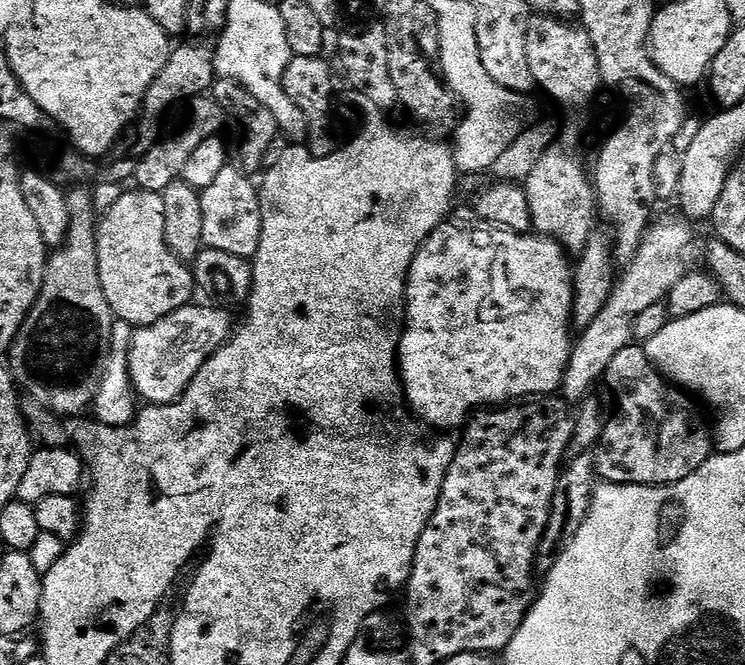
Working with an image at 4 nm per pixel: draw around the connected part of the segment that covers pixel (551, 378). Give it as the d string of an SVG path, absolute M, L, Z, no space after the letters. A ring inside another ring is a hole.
M445 222L440 224L437 228L428 235L428 240L418 250L418 254L414 258L414 262L410 266L408 271L408 287L406 289L406 323L404 326L404 335L400 337L400 351L398 353L398 367L400 370L400 379L404 385L404 395L407 403L410 405L413 413L425 425L431 426L436 430L452 430L455 424L463 425L466 417L473 410L484 410L489 406L508 406L513 402L524 402L529 398L543 398L551 396L560 392L560 383L564 380L564 371L568 365L568 359L572 353L572 345L574 343L574 327L572 324L572 285L573 285L573 265L569 262L569 253L564 251L564 247L557 242L557 240L551 240L548 236L542 236L539 234L525 234L520 230L509 230L506 228L498 228L495 226L488 226L489 228L468 228L465 232L459 232L456 228L451 228L451 223Z

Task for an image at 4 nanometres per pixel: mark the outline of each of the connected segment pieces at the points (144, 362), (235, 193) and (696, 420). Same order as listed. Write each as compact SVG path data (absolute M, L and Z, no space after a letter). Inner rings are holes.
M199 302L188 304L184 308L174 310L174 314L166 314L158 322L154 322L145 328L135 329L132 345L129 350L129 378L135 395L141 401L148 404L170 404L179 400L186 389L192 385L194 374L202 370L202 366L210 357L230 339L230 327L228 328L228 316L219 312L216 308L203 308Z
M229 166L218 173L200 193L202 198L202 238L205 249L230 254L248 262L255 257L262 238L262 210L260 193L255 183L251 184L249 173L239 166Z
M629 346L618 350L606 370L603 383L612 391L612 400L616 409L611 409L608 424L599 444L594 449L596 475L601 481L610 484L641 484L647 488L659 488L666 484L677 484L682 478L690 478L714 455L714 436L704 425L704 420L684 401L685 393L673 386L657 372L648 361L643 347Z

